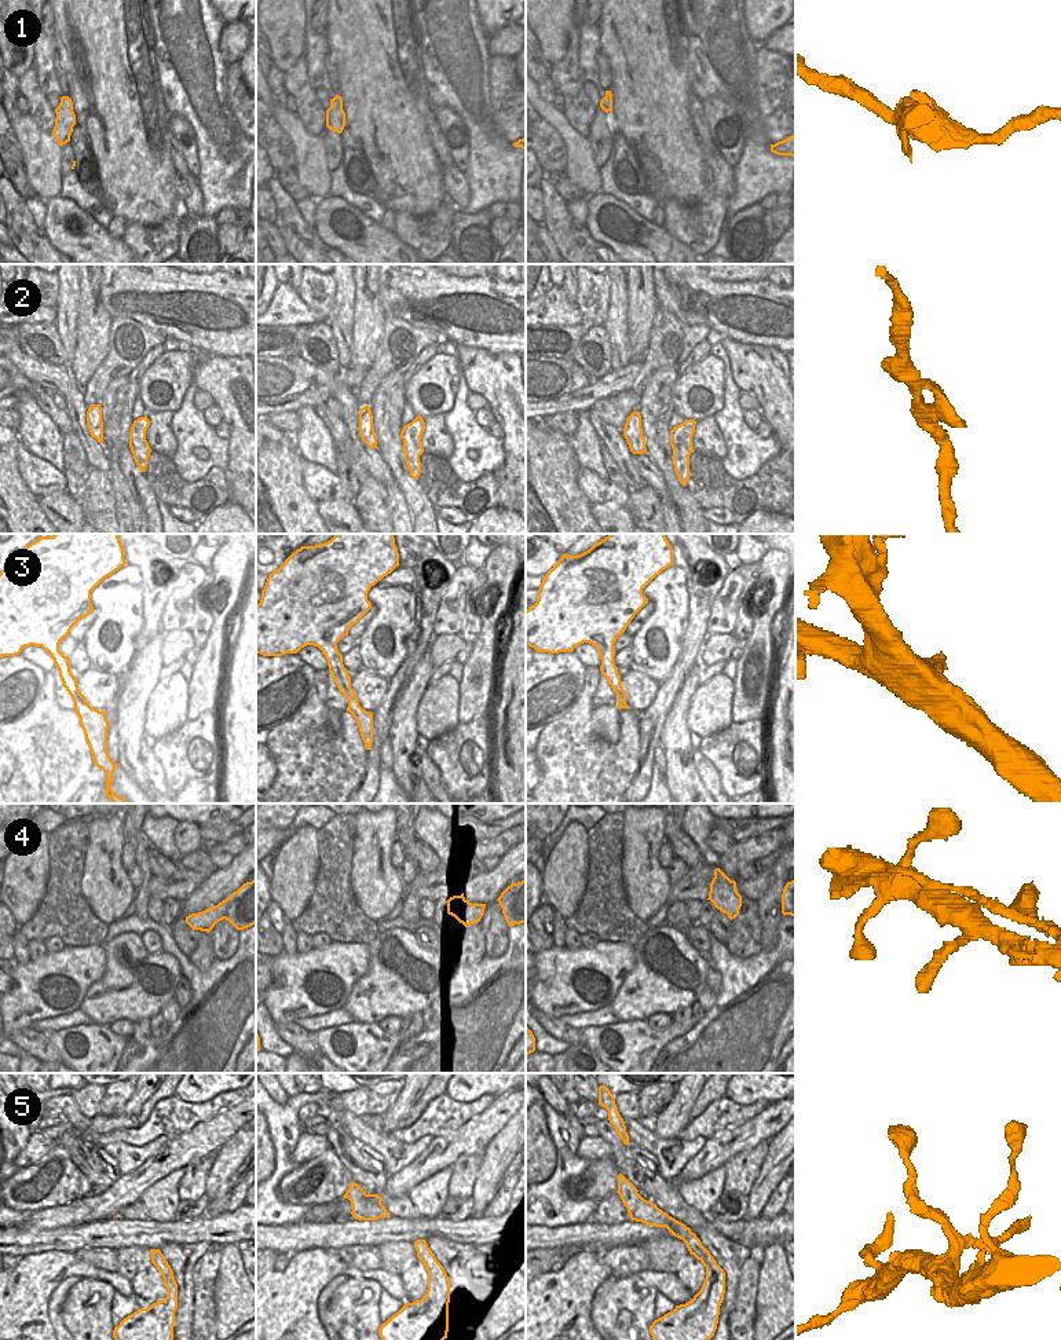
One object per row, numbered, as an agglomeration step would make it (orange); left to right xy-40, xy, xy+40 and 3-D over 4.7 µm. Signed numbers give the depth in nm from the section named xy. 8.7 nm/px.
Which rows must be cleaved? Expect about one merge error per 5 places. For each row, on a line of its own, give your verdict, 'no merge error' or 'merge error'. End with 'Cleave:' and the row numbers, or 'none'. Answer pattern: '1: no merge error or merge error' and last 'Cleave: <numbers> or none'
1: merge error
2: no merge error
3: no merge error
4: no merge error
5: no merge error
Cleave: 1

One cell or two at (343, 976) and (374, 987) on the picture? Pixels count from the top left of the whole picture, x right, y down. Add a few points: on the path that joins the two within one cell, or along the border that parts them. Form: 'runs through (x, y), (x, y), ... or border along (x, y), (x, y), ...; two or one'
border along (369, 949), (369, 967), (352, 985), (341, 1007); two

